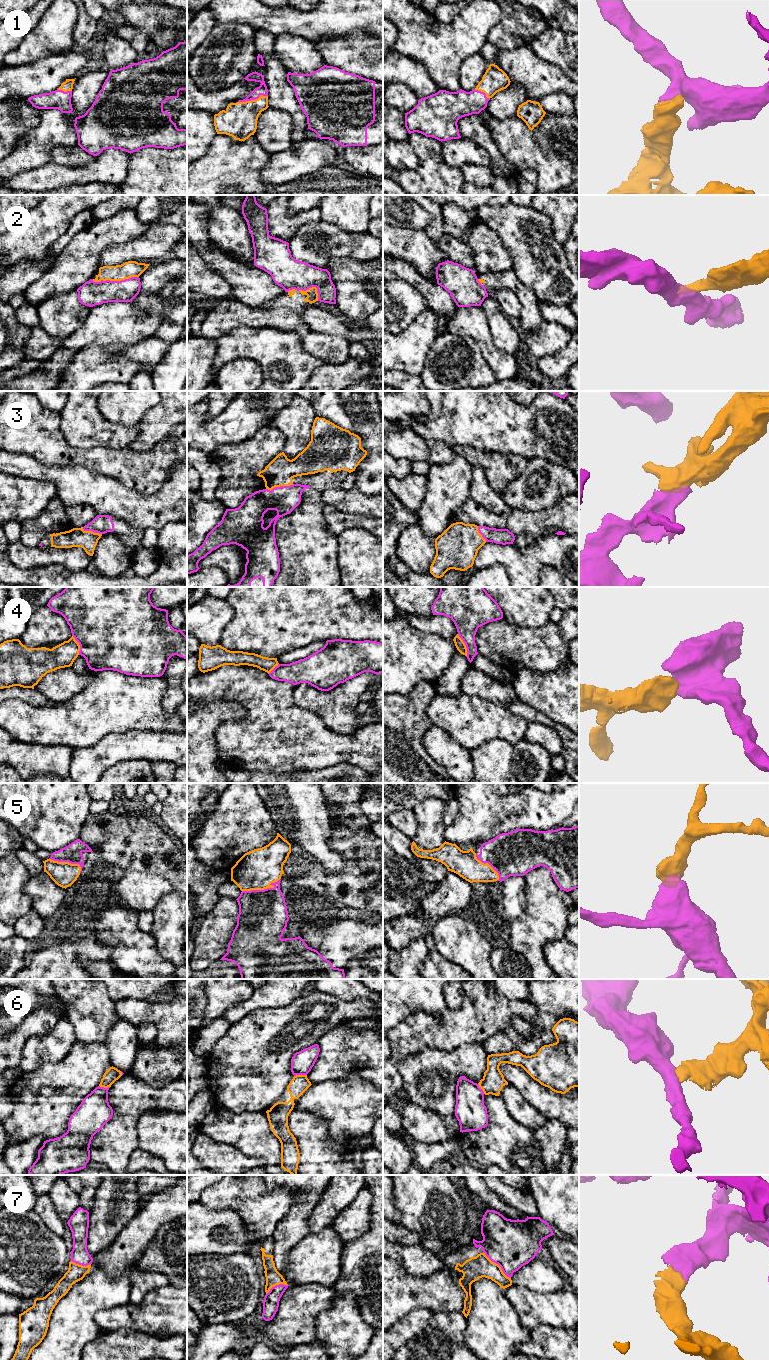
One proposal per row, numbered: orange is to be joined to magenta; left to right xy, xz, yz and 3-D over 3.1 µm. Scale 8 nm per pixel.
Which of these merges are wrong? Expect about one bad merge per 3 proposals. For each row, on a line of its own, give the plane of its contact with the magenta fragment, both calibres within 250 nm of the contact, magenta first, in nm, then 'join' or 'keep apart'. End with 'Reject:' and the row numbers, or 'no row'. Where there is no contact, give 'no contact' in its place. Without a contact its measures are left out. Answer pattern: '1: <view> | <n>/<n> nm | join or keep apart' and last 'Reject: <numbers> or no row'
1: xz | 80/280 nm | join
2: xy | 190/130 nm | keep apart
3: xz | 220/220 nm | join
4: yz | 280/80 nm | keep apart
5: xz | 400/320 nm | join
6: xz | 180/150 nm | keep apart
7: yz | 400/180 nm | join
Reject: 2, 4, 6

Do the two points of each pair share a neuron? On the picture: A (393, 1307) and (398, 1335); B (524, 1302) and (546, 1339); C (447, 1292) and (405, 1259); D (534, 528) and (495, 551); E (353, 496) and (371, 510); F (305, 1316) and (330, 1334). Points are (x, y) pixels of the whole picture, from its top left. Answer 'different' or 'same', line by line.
A: different
B: different
C: different
D: different
E: same
F: different

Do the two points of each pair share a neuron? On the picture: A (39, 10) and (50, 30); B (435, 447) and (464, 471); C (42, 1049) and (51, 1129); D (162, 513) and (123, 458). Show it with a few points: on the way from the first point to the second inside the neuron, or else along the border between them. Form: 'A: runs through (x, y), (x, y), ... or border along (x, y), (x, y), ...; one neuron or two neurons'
A: border along (46, 10), (34, 27); two neurons
B: border along (454, 453), (449, 462), (432, 464); two neurons
C: border along (66, 1054), (57, 1062), (46, 1062), (23, 1072); two neurons
D: border along (166, 479), (149, 494), (127, 487); two neurons

